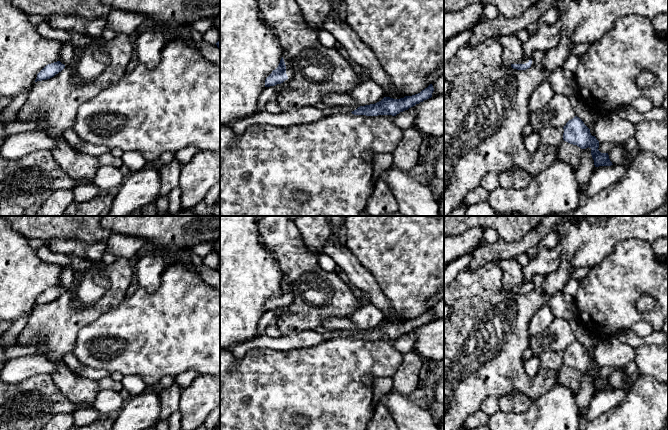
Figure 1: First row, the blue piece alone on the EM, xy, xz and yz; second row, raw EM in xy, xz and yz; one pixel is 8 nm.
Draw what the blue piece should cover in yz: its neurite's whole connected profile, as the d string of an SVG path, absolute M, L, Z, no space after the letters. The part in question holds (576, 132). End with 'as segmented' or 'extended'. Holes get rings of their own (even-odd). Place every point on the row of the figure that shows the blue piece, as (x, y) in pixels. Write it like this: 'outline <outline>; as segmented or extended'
outline M575 116L573 119L569 120L563 129L564 141L577 145L581 149L586 149L588 147L591 149L595 167L613 165L609 159L608 153L601 153L598 150L599 141L595 136L591 135L590 129L579 117Z; as segmented

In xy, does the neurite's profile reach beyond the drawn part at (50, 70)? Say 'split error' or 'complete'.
split error

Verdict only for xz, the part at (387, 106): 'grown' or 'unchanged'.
unchanged

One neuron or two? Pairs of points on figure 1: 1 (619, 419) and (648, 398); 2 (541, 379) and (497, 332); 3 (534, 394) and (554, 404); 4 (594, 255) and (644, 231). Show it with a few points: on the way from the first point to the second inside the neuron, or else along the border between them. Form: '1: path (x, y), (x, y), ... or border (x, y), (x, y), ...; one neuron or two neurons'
1: path (626, 419), (641, 405); one neuron
2: path (525, 380), (502, 357), (502, 348); one neuron
3: border (555, 382), (532, 402); two neurons
4: path (606, 243), (618, 231), (632, 231); one neuron

